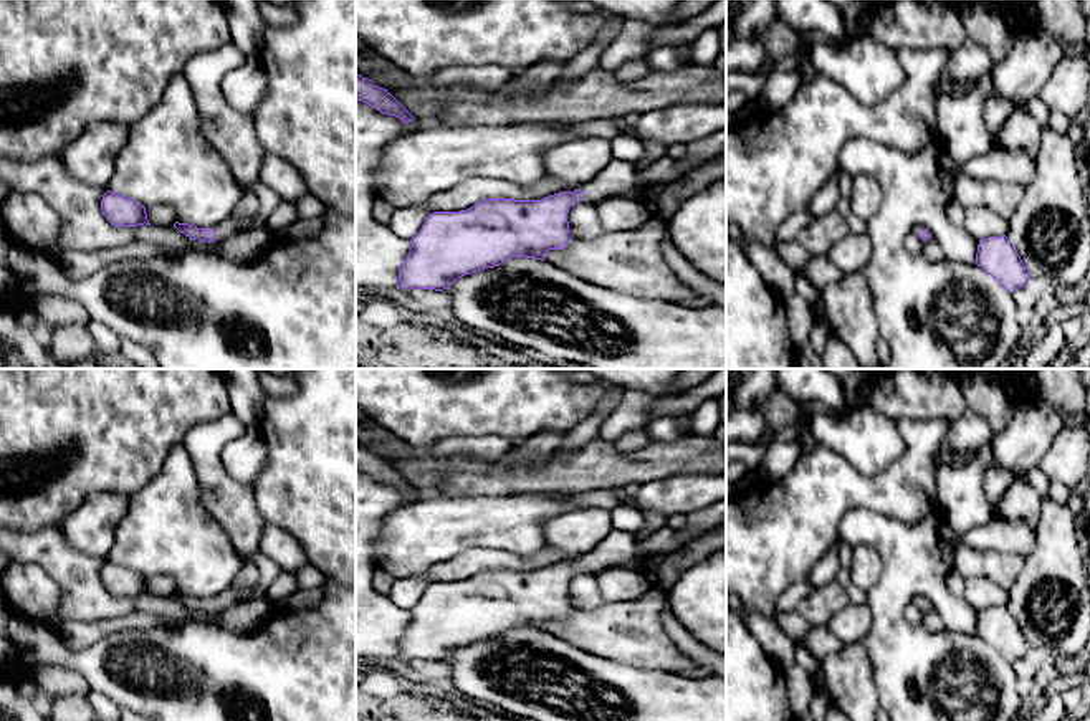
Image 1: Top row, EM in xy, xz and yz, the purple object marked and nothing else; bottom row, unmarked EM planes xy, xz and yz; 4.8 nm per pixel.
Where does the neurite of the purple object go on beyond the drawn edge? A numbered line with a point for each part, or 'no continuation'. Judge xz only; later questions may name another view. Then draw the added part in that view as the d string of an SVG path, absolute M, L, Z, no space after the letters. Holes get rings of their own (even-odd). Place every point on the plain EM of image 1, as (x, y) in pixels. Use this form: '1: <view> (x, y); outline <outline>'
1: xz (619, 548); outline M612 529L604 541L590 552L584 554L584 572L597 574L605 569L622 567L630 561L642 557L635 534Z

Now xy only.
1: xy (268, 569); outline M258 552L255 557L248 561L253 561L260 571L258 584L250 589L240 589L240 590L230 589L212 597L212 600L217 604L217 609L225 609L235 604L251 602L258 599L266 599L268 587L283 571L283 567L278 562L268 559L261 552Z

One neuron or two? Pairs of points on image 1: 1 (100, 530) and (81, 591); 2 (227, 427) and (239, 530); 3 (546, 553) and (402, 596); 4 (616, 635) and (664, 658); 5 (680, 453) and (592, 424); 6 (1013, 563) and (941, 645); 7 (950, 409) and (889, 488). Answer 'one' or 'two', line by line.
1: two
2: one
3: one
4: one
5: two
6: two
7: two

